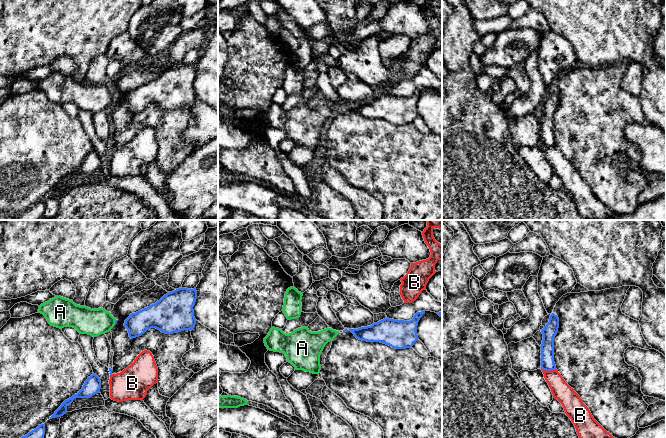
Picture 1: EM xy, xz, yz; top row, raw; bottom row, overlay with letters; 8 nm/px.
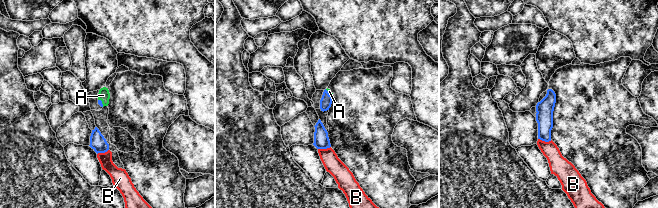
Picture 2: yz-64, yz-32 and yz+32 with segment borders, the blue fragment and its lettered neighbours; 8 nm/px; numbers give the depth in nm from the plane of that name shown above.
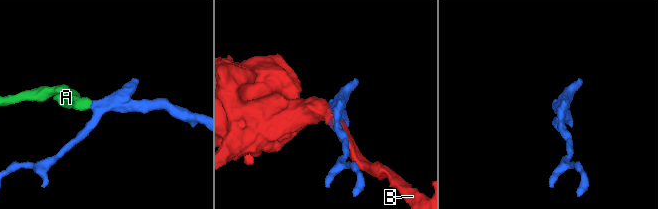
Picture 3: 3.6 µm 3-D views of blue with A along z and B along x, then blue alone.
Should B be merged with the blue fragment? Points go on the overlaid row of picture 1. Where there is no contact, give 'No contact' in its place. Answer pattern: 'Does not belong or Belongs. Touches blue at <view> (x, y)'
Does not belong. Touches blue at yz (548, 370)

